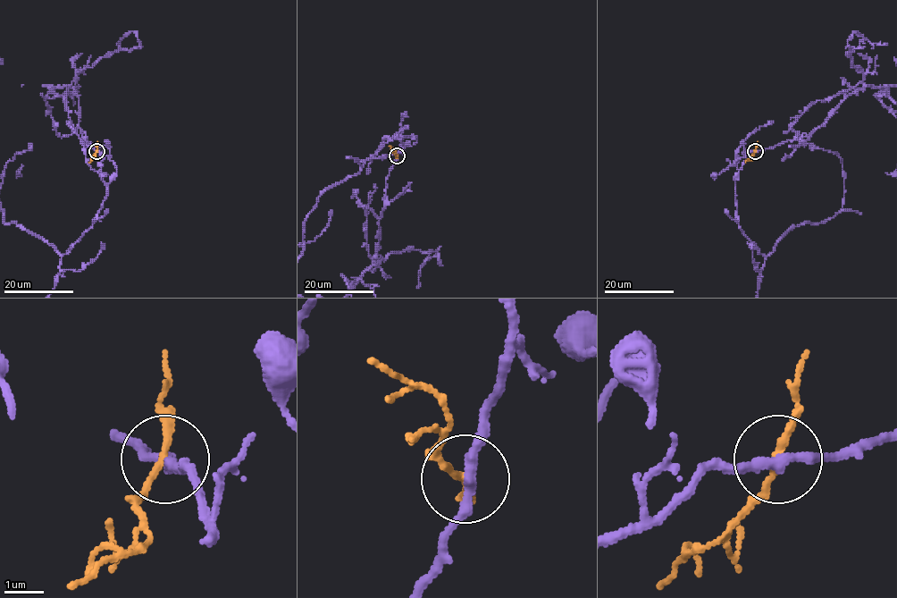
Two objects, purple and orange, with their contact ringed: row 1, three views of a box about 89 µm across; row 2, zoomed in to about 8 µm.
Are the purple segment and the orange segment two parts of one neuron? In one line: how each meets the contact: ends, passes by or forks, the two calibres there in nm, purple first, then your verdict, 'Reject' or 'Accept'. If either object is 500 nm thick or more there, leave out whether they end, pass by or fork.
At the ring purple passes by. At the ring orange passes by. Thickness 280 nm (purple) against 180 nm. Reject

